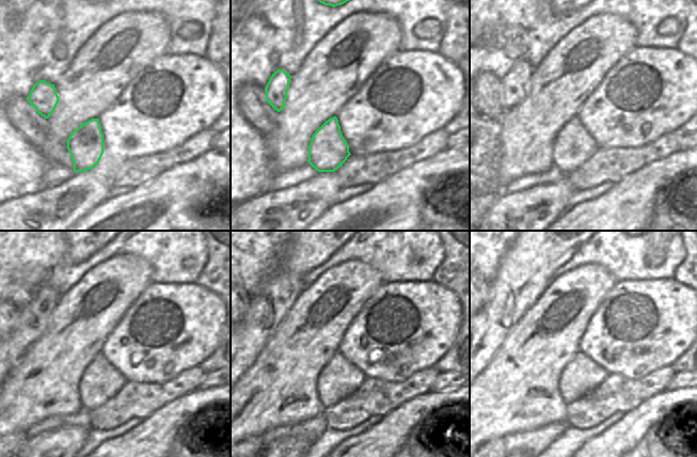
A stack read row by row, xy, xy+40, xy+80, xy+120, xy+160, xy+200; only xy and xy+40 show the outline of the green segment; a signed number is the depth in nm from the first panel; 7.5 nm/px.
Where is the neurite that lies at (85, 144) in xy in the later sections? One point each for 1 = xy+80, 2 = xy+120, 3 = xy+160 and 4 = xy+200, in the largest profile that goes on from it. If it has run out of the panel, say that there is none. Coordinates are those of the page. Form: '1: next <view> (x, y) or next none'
1: next xy+80 (573, 145)
2: next xy+120 (99, 381)
3: next xy+160 (338, 379)
4: next xy+200 (582, 376)

